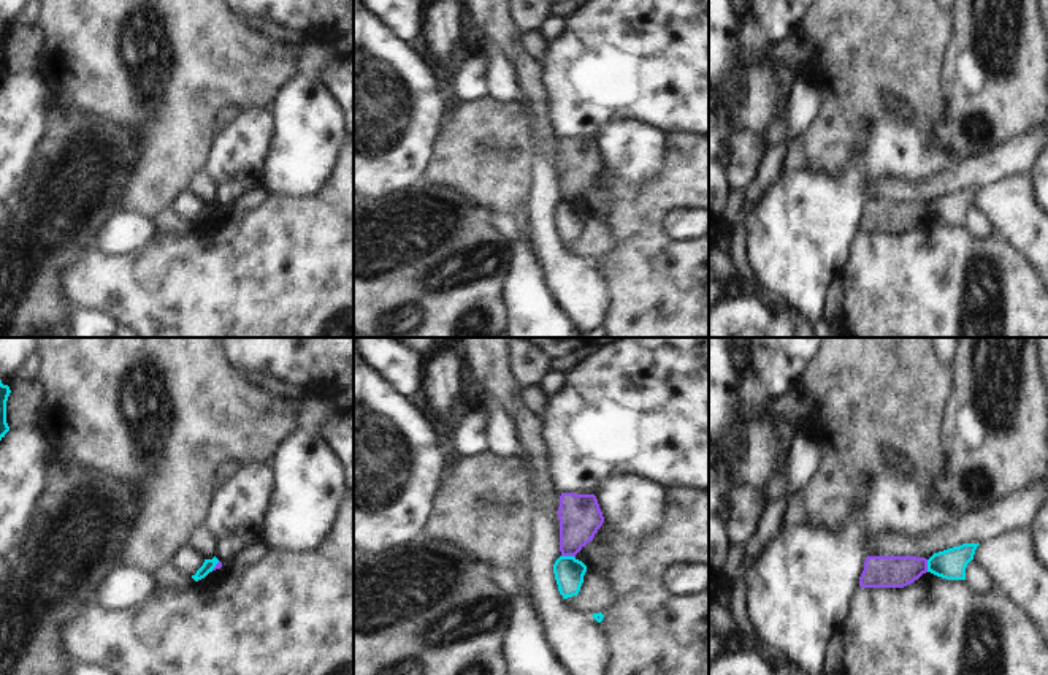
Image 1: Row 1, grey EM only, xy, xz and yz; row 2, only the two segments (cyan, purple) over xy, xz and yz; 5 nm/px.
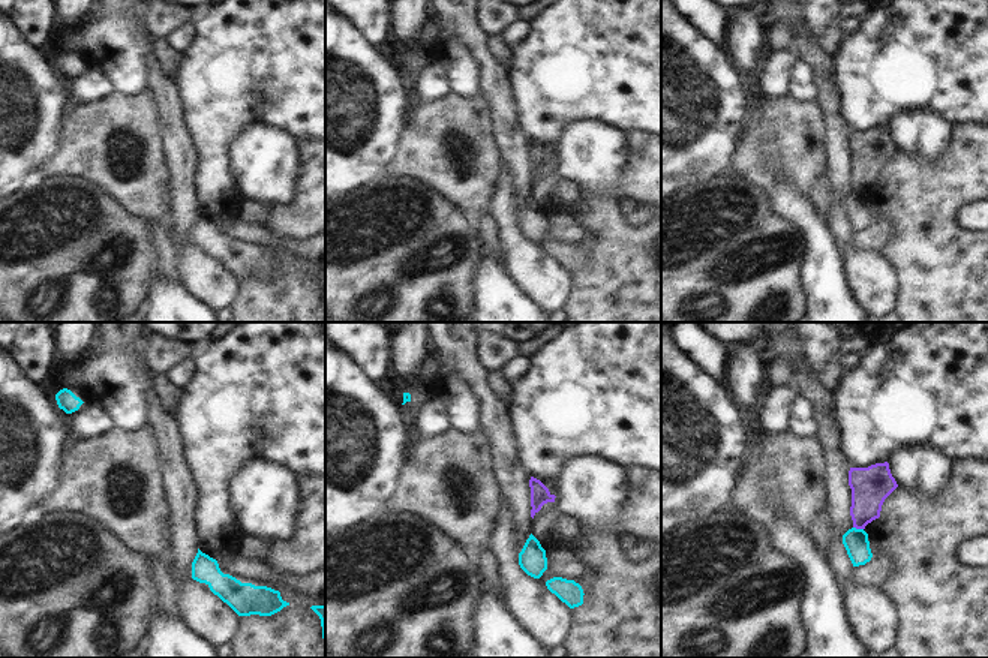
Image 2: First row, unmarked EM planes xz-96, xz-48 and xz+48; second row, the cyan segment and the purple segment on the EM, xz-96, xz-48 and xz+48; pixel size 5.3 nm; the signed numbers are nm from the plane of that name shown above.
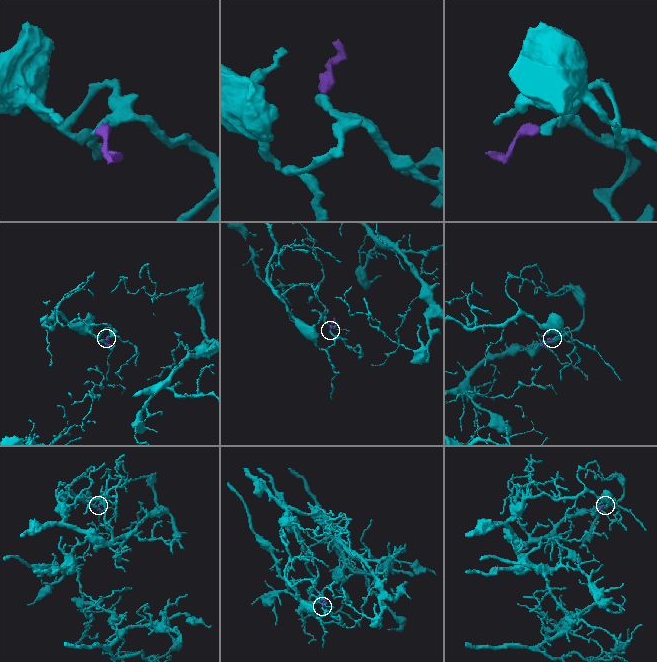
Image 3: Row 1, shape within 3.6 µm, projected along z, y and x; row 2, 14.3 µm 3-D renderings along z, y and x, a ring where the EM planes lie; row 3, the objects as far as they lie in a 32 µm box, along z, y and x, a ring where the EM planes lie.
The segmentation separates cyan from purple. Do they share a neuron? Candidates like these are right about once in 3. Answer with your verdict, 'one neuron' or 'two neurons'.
two neurons

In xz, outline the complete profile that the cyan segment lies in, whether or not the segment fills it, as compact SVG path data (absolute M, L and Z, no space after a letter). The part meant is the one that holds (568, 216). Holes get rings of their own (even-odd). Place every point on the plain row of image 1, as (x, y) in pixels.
M560 201L555 206L553 219L563 244L579 239L585 217L587 211L574 201Z

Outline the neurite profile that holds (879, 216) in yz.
M867 201L861 233L904 233L928 217L928 204L916 201Z

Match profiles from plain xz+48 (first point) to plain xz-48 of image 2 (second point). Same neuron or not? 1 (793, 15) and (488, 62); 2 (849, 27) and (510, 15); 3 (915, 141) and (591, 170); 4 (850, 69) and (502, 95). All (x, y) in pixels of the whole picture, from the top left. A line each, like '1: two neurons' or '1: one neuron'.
1: one neuron
2: two neurons
3: one neuron
4: two neurons

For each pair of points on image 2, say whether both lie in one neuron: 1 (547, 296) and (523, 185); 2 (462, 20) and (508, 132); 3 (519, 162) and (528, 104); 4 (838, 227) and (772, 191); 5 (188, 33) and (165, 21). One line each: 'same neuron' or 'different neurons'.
1: different neurons
2: same neuron
3: different neurons
4: different neurons
5: different neurons

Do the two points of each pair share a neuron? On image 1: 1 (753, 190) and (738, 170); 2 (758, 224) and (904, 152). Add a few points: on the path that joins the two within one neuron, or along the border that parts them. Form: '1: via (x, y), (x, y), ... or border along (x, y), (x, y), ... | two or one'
1: border along (764, 152), (755, 179), (744, 192) | two
2: via (795, 224), (804, 224), (828, 208), (868, 168) | one

